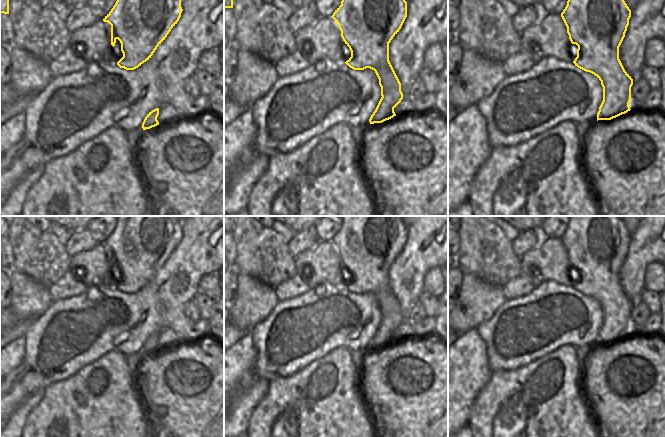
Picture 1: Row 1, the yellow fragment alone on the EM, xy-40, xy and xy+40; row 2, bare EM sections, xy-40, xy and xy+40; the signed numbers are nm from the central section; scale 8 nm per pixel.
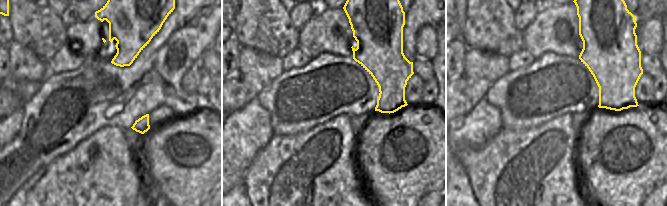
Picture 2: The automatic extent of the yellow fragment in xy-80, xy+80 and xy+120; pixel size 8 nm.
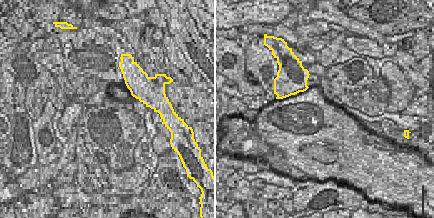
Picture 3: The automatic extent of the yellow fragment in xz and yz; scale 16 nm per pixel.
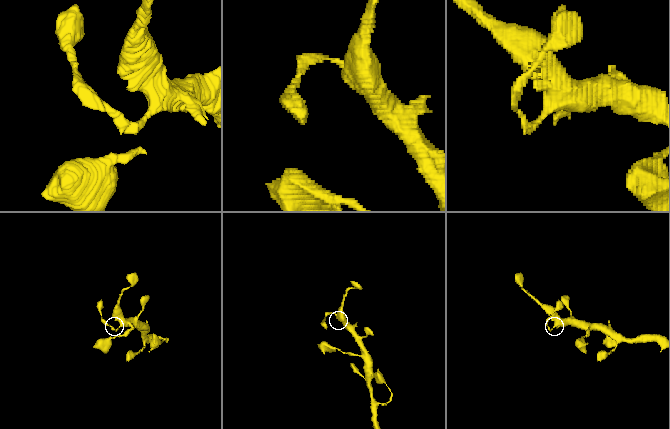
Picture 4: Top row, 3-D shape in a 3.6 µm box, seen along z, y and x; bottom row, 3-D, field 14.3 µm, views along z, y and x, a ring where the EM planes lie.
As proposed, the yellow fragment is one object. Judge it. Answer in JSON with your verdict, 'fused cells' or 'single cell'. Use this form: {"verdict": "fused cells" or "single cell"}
{"verdict": "fused cells"}

